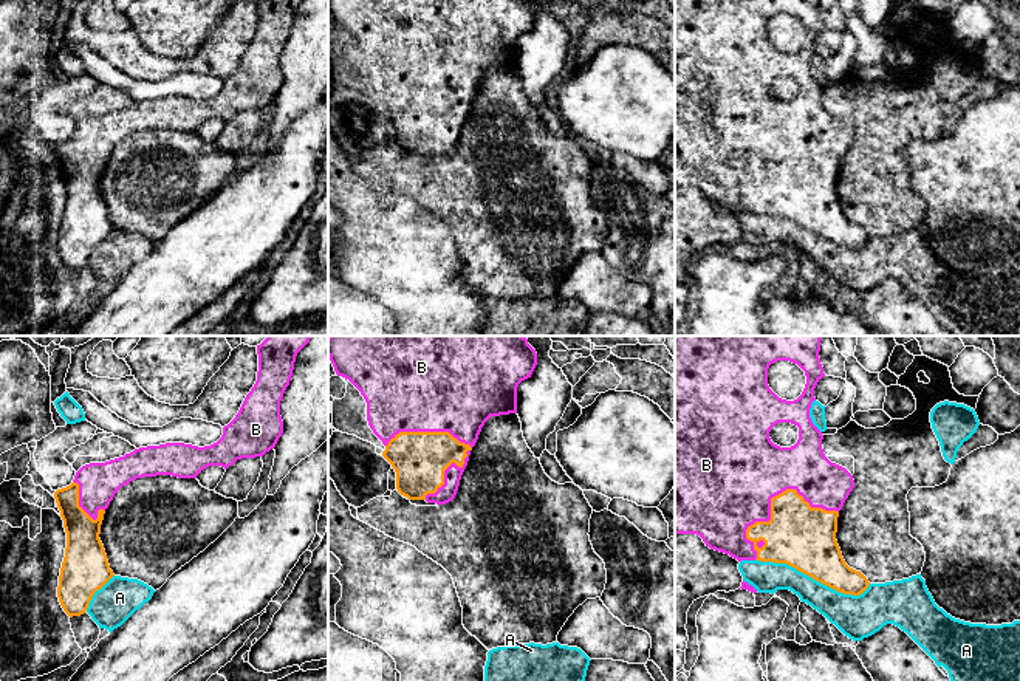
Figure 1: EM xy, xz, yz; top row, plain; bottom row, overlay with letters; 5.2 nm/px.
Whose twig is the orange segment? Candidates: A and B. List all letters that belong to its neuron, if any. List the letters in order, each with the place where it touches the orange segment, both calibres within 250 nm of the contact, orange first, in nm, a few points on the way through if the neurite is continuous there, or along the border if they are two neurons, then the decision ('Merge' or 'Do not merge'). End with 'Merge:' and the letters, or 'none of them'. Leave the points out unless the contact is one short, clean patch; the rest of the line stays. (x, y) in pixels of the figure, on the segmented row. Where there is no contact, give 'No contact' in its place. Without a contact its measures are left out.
A: Touches orange at yz (813, 578). Thickness 320 nm (orange) against 190 nm. Do not merge
B: Touches orange at yz (779, 494). Thickness 320 nm (orange) against 460 nm. Merge
Merge: B

